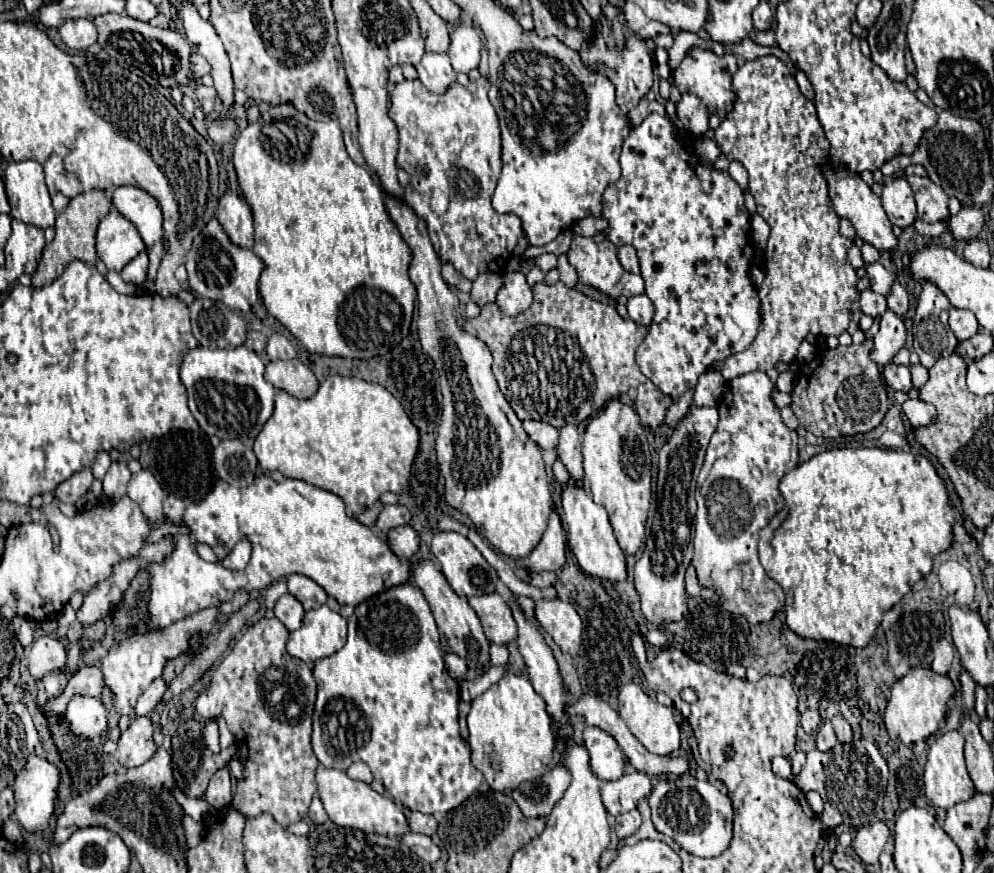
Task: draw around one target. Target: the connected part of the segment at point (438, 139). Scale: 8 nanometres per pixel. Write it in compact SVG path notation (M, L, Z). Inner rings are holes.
M479 77L462 86L454 83L446 93L436 95L430 93L418 79L402 81L390 95L390 119L398 127L398 157L396 165L402 167L410 175L410 185L406 189L404 201L416 211L420 219L426 221L428 235L432 245L442 261L454 265L454 269L474 281L480 273L492 271L502 275L504 267L518 243L524 235L520 217L504 217L496 213L490 205L490 197L496 189L496 181L500 177L502 161L500 161L500 127L498 117L488 98L490 82L486 77Z

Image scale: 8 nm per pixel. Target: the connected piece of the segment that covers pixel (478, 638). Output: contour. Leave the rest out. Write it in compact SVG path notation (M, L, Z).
M422 561L418 567L412 569L412 583L416 583L418 589L422 589L432 615L436 619L436 625L440 629L440 633L444 633L444 637L448 639L450 651L456 653L458 657L462 657L466 661L468 667L486 667L490 663L490 641L486 639L480 619L476 617L474 609L468 605L466 599L460 599L452 587L448 585L444 573L436 567L434 561Z

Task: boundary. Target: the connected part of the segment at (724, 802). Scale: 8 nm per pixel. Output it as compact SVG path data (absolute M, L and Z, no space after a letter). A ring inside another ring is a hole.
M684 773L676 779L676 783L660 781L652 797L648 797L652 809L654 827L678 841L688 853L698 857L716 857L720 855L732 841L732 803L728 795L720 793L708 781L696 781L696 777Z

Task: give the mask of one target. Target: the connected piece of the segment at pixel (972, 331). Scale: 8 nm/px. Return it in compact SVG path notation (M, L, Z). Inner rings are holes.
M950 309L950 329L954 331L958 341L964 341L978 333L978 321L974 313L966 309Z

